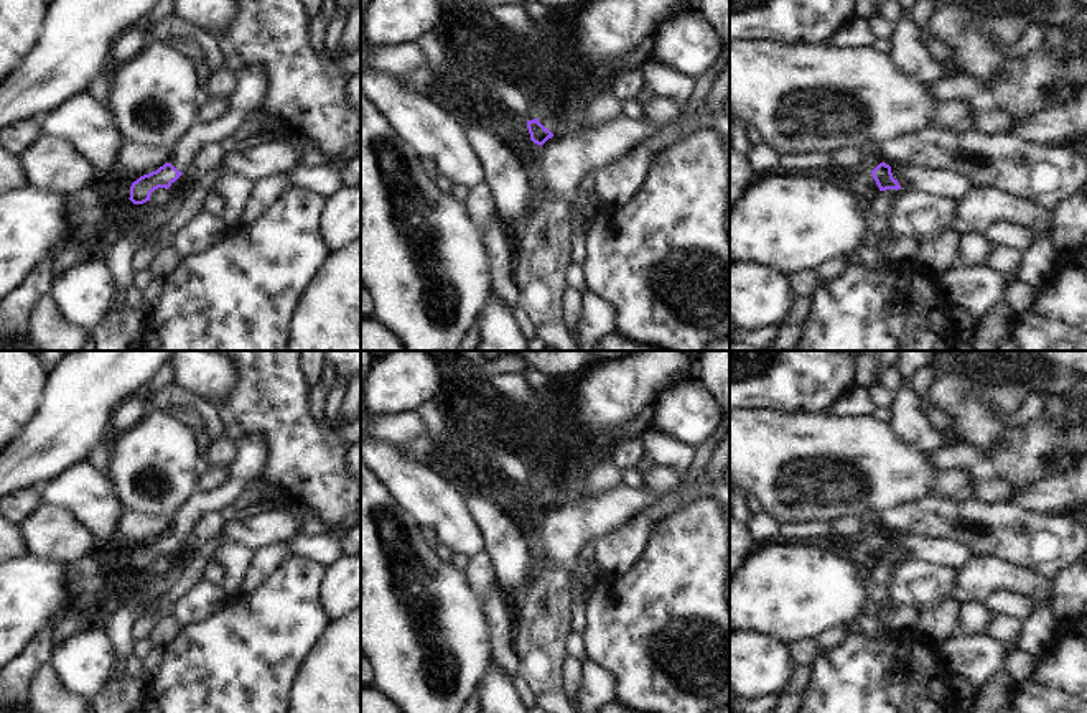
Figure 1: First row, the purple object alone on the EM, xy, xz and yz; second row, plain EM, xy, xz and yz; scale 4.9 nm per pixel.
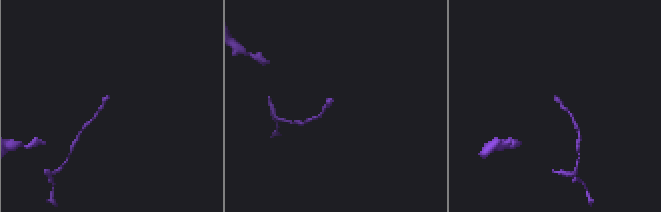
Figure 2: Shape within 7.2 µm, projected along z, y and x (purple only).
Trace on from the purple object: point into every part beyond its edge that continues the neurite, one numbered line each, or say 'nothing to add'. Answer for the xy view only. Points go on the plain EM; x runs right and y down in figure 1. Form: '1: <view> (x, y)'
1: xy (251, 452)

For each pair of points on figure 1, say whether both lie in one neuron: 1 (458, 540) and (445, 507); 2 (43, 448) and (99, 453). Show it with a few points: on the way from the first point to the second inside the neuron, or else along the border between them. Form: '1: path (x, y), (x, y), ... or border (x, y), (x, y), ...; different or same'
1: path (458, 532), (447, 516); same
2: border (102, 440), (86, 460); different

